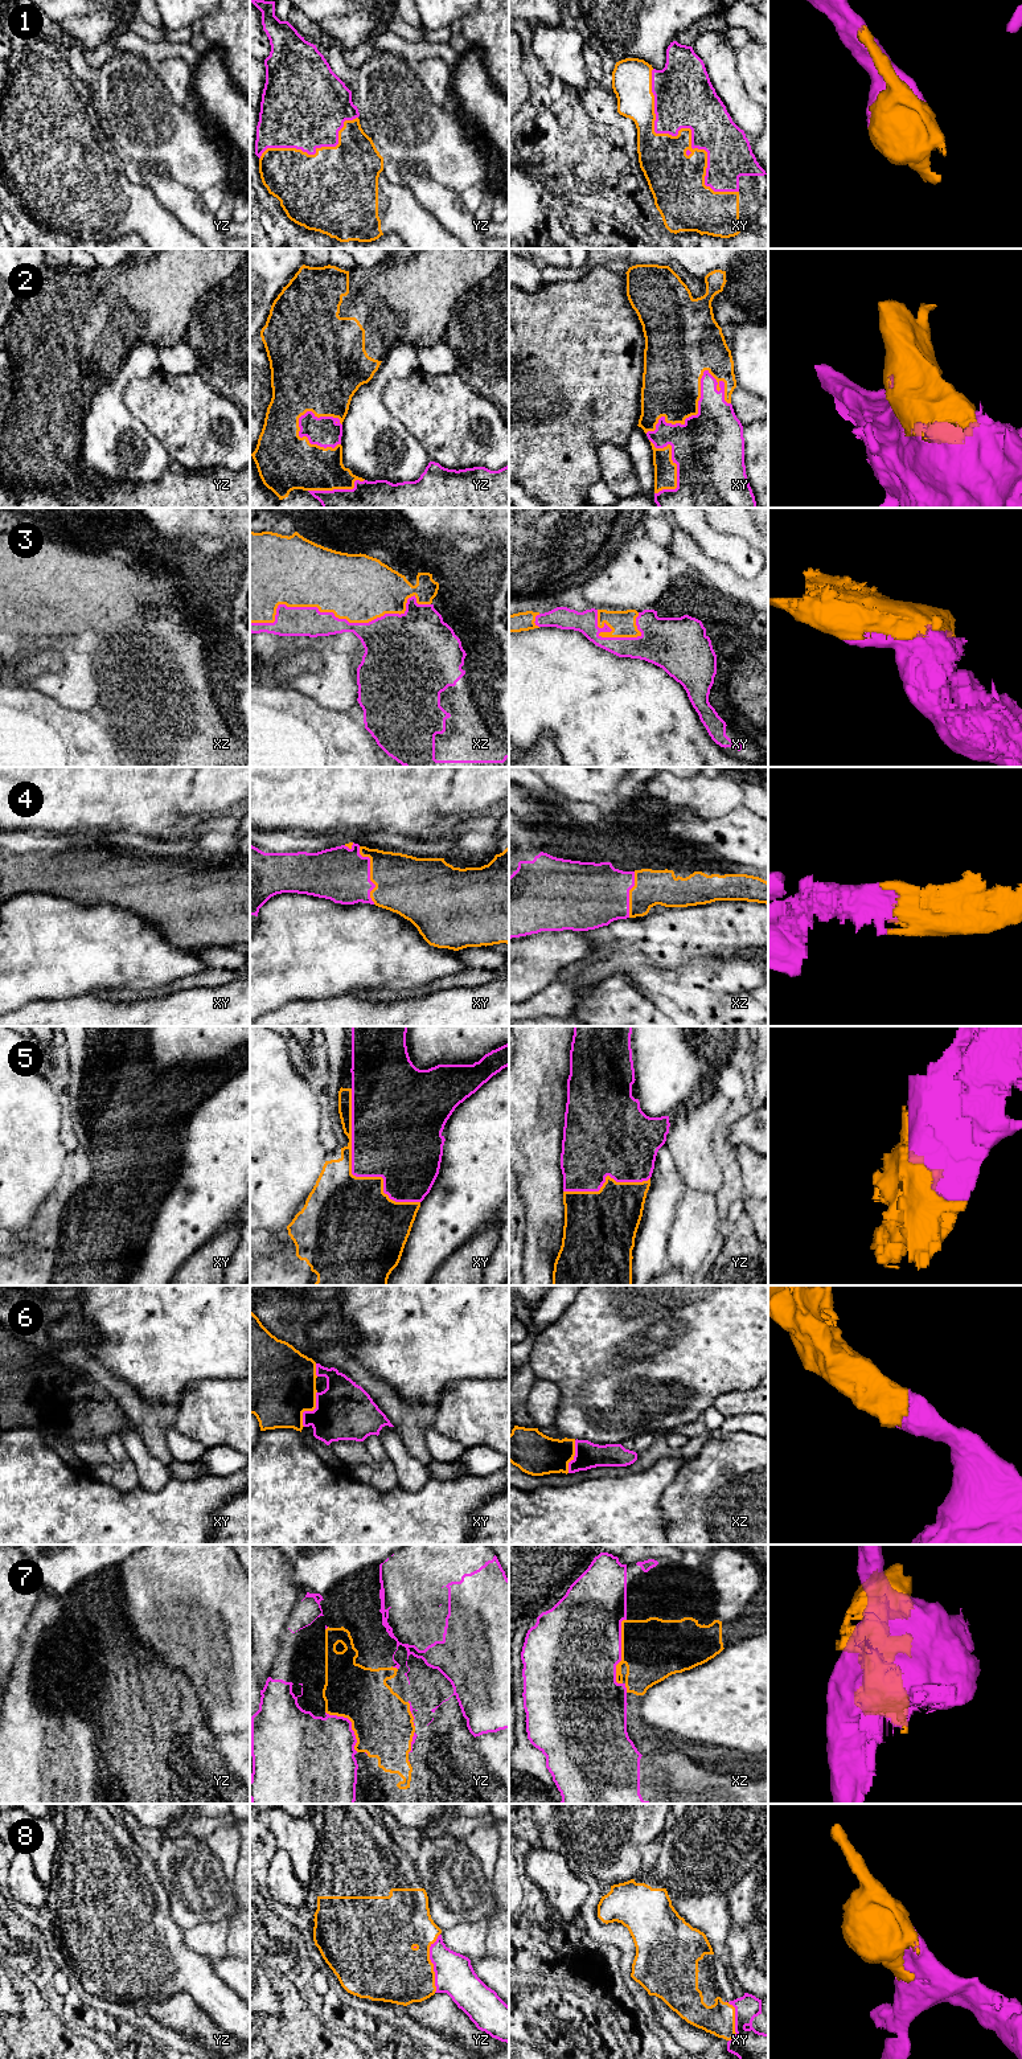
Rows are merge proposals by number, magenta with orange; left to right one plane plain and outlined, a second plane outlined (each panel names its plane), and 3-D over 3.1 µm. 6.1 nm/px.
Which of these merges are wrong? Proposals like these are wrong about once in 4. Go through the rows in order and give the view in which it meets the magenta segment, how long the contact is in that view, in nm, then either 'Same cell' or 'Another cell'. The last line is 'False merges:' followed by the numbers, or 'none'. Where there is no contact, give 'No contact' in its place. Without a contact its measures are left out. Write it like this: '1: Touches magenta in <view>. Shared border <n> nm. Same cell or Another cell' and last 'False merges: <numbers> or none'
1: Touches magenta in xy. Shared border 900 nm. Same cell
2: Touches magenta in xy. Shared border 550 nm. Same cell
3: Touches magenta in xz. Shared border 1100 nm. Same cell
4: Touches magenta in xy. Shared border 360 nm. Same cell
5: Touches magenta in xy. Shared border 800 nm. Same cell
6: Touches magenta in xy. Shared border 240 nm. Same cell
7: Touches magenta in xz. Shared border 400 nm. Another cell
8: Touches magenta in yz. Shared border 360 nm. Same cell
False merges: 7

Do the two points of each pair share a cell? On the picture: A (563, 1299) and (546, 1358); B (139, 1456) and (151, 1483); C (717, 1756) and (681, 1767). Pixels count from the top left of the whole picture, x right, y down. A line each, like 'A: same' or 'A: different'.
A: different
B: same
C: different

